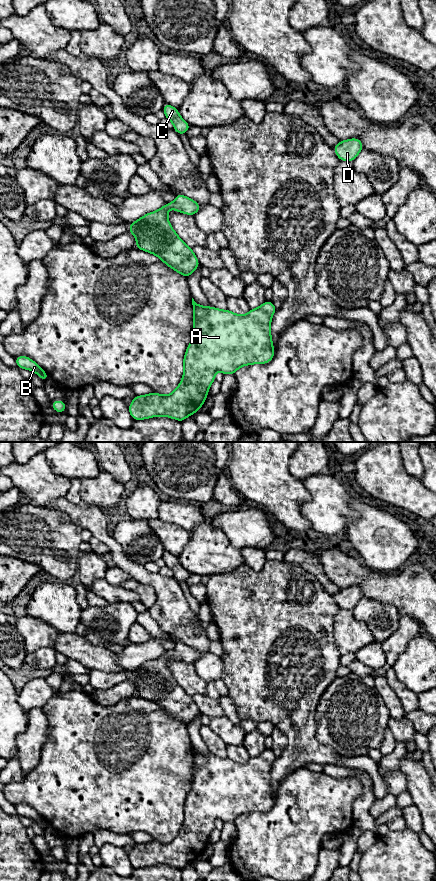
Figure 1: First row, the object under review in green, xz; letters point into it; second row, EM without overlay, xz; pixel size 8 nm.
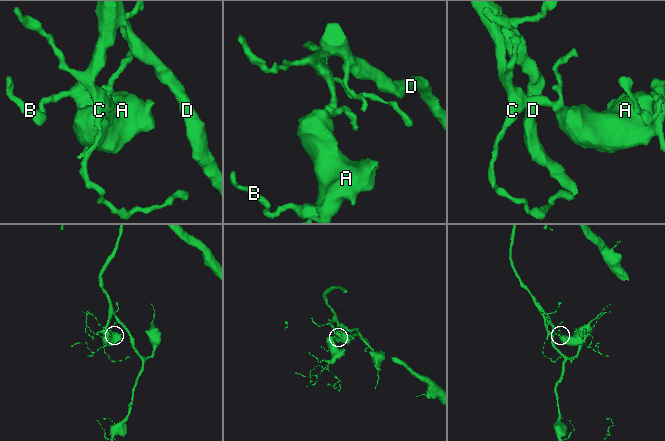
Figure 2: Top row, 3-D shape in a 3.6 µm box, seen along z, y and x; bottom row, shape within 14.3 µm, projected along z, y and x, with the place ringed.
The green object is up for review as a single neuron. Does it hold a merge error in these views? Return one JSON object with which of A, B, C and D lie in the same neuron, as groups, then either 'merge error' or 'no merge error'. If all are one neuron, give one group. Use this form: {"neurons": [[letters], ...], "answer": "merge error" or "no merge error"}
{"neurons": [["A", "B", "C", "D"]], "answer": "no merge error"}

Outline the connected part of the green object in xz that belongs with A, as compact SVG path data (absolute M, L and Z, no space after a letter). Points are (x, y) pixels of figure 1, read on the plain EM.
M193 746L192 753L193 782L180 832L169 843L152 840L135 844L128 854L133 868L164 864L182 870L202 855L217 819L235 822L242 814L273 807L271 767L277 756L272 749L245 763L204 755Z

